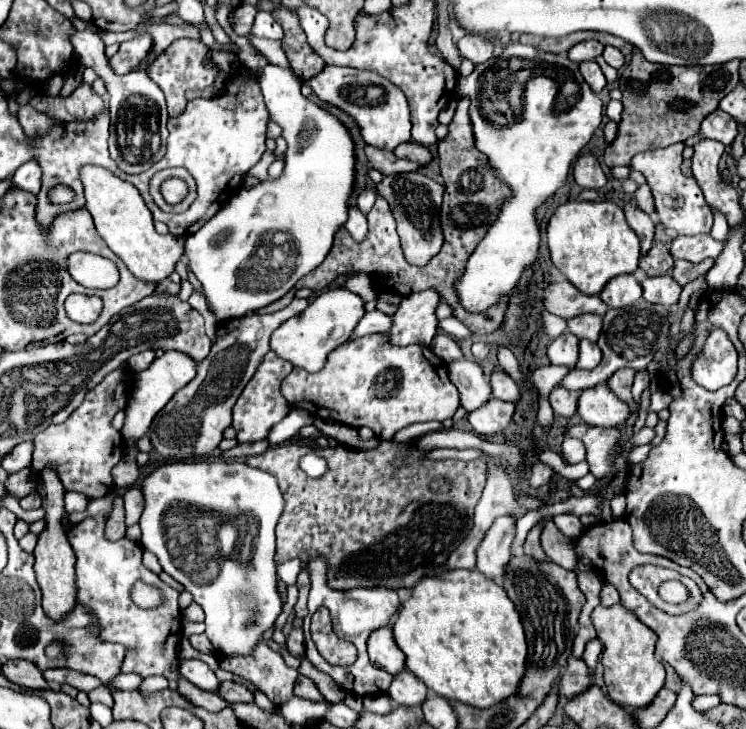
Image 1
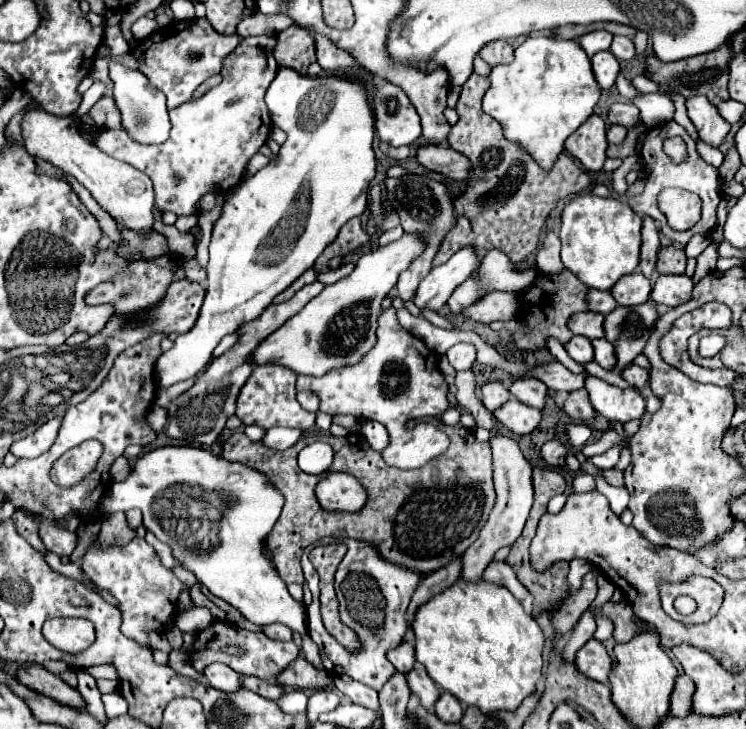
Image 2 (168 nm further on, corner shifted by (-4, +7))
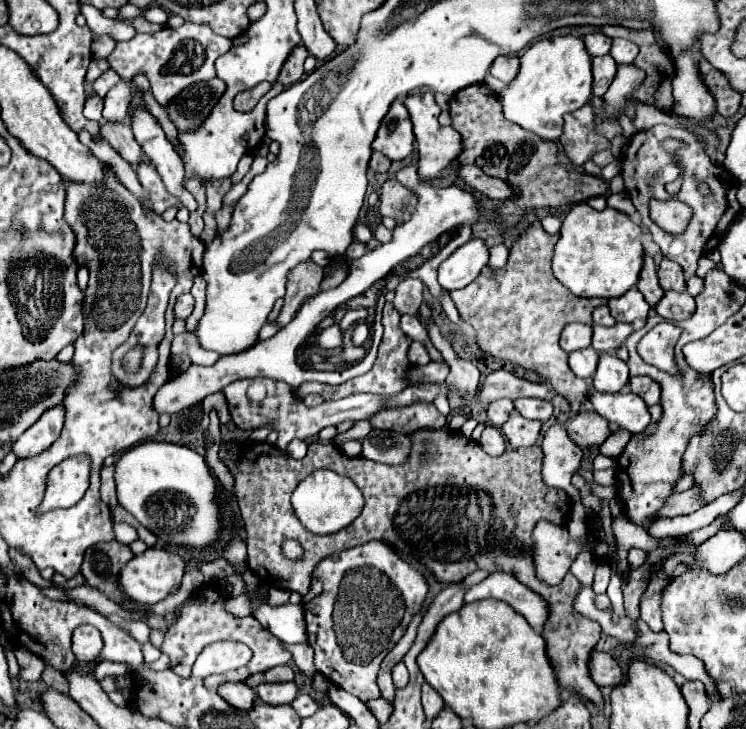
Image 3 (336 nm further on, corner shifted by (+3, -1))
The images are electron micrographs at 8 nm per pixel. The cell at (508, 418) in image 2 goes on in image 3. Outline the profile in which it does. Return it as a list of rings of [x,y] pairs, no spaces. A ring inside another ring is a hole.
[[[515,411],[501,429],[503,429],[503,435],[507,437],[509,445],[513,449],[519,449],[519,447],[531,447],[537,443],[541,425],[543,425],[541,421],[529,421]]]

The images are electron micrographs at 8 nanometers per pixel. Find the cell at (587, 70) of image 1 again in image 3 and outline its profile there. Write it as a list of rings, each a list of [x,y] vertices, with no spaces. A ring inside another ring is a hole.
[[[611,55],[593,57],[593,95],[603,97],[617,73],[617,63]]]

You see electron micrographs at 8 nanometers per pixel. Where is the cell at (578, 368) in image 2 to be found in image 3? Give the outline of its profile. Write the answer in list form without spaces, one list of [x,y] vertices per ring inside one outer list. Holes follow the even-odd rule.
[[[591,389],[589,401],[601,417],[621,425],[629,433],[643,433],[651,425],[651,415],[645,401],[631,391],[599,393]]]

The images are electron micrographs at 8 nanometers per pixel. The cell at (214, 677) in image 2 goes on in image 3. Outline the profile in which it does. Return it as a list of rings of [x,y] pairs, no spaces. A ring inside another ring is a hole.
[[[225,683],[217,691],[227,703],[231,703],[237,709],[245,709],[245,711],[249,711],[257,701],[255,691],[245,683]]]

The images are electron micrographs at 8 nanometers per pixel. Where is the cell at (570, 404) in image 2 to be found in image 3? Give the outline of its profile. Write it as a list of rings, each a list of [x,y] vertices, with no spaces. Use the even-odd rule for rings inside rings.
[[[585,409],[583,413],[571,417],[571,421],[567,423],[567,433],[577,445],[591,447],[601,445],[611,435],[611,429],[601,415],[595,415],[595,411]]]

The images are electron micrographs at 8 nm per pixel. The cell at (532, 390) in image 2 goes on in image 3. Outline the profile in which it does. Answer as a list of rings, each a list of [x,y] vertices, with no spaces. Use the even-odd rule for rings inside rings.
[[[517,399],[515,409],[523,417],[537,419],[537,421],[547,421],[553,415],[553,405],[551,401],[545,401],[545,399]]]

